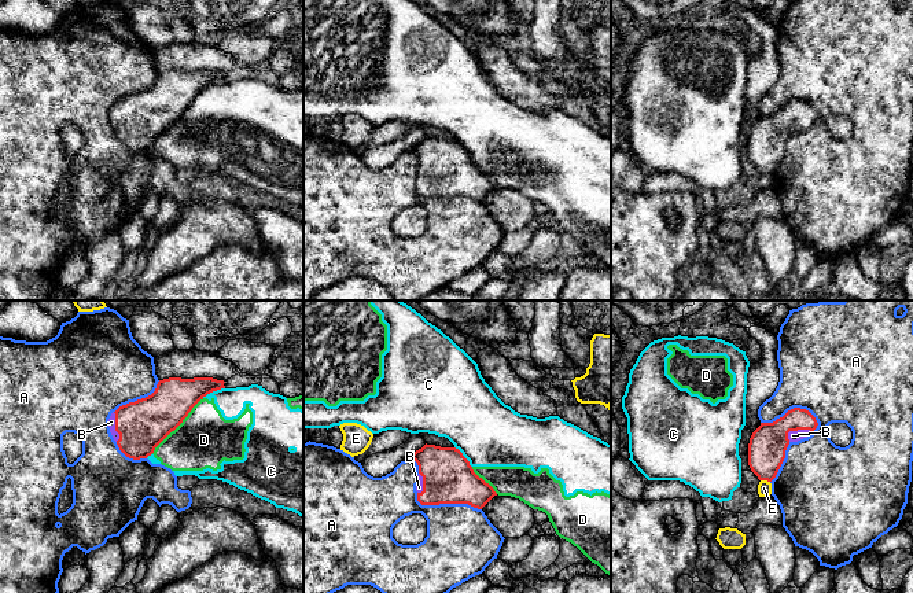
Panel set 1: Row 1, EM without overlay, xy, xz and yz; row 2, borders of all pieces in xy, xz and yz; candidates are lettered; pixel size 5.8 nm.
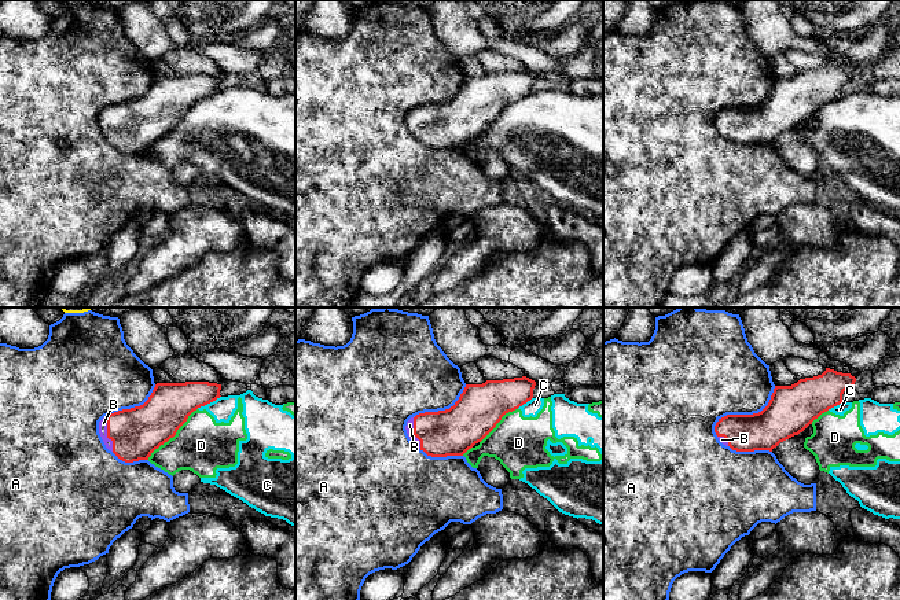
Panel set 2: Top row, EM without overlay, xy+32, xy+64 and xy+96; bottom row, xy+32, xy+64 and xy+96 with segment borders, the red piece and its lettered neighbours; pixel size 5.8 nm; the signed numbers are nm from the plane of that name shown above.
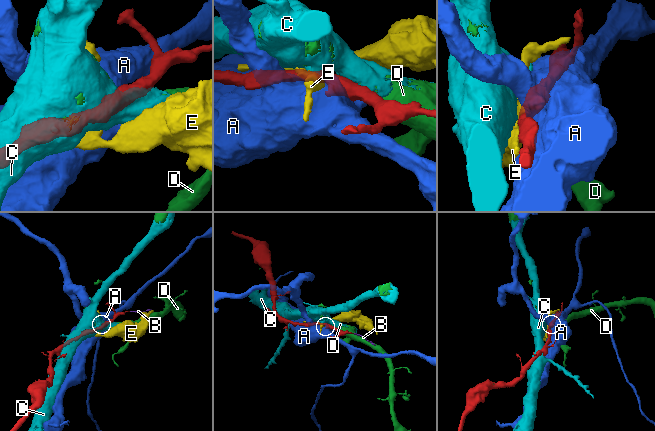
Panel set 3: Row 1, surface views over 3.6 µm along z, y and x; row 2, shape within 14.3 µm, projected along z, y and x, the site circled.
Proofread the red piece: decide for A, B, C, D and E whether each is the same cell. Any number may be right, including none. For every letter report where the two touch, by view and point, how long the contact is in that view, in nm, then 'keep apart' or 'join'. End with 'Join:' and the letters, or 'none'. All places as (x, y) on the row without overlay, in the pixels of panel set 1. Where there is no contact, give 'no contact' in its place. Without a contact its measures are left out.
A: meets red in xz at (446, 195); contact 400 nm long; keep apart
B: meets red in yz at (796, 122); contact 160 nm long; join
C: meets red in xy at (213, 83); contact 150 nm long; keep apart
D: meets red in xy at (177, 118); contact 440 nm long; keep apart
E: meets red in yz at (765, 172); contact 60 nm long; keep apart
Join: B

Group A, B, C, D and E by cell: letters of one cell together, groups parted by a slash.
A / B / C D / E

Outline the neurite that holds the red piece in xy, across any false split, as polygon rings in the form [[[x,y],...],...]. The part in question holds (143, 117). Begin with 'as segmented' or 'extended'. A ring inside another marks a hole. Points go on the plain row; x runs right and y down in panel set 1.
extended; [[[213,70],[159,73],[151,88],[122,97],[111,106],[110,125],[126,150],[147,151],[200,92],[225,81],[224,75]]]

